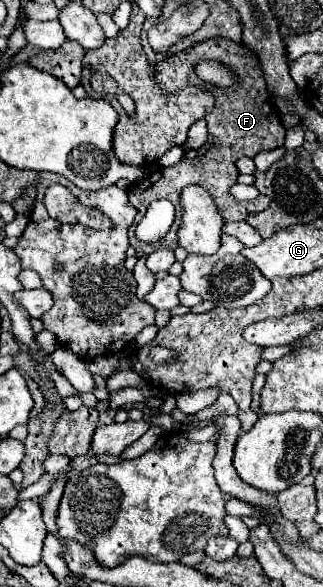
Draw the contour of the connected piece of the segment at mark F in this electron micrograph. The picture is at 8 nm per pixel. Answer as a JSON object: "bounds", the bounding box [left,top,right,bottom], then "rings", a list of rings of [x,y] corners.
{"bounds":[129,39,285,249],"rings":[[[207,39],[207,41],[195,43],[193,47],[169,57],[167,61],[155,63],[155,67],[153,67],[155,83],[161,87],[161,91],[165,95],[177,93],[177,91],[185,89],[187,85],[205,89],[207,85],[203,85],[199,81],[199,77],[195,77],[195,73],[193,73],[195,61],[201,61],[201,59],[219,59],[219,61],[231,65],[235,69],[235,73],[239,75],[239,85],[235,85],[235,89],[215,89],[215,93],[211,93],[215,97],[215,107],[205,115],[205,121],[209,127],[209,139],[203,147],[187,151],[181,163],[177,163],[173,167],[161,167],[157,171],[153,171],[151,175],[147,175],[143,181],[133,183],[129,187],[129,201],[137,209],[137,217],[135,217],[133,225],[129,227],[129,241],[133,247],[141,243],[135,237],[135,227],[141,221],[141,217],[145,215],[149,203],[155,199],[169,199],[175,205],[175,221],[173,221],[169,233],[165,235],[163,243],[171,249],[177,247],[175,233],[181,227],[181,219],[183,219],[183,209],[180,205],[181,191],[187,185],[199,185],[199,187],[207,189],[215,201],[215,207],[219,209],[219,213],[223,215],[225,221],[241,221],[241,219],[245,219],[247,213],[258,213],[269,205],[269,197],[263,194],[252,201],[241,203],[241,201],[235,201],[233,195],[229,193],[229,189],[237,183],[239,171],[235,167],[235,161],[239,157],[255,157],[259,151],[275,149],[275,147],[283,145],[283,141],[285,141],[285,127],[281,125],[281,117],[279,117],[279,113],[275,113],[271,95],[265,89],[261,65],[259,65],[257,57],[245,49],[243,43],[229,41],[229,39]]]}

